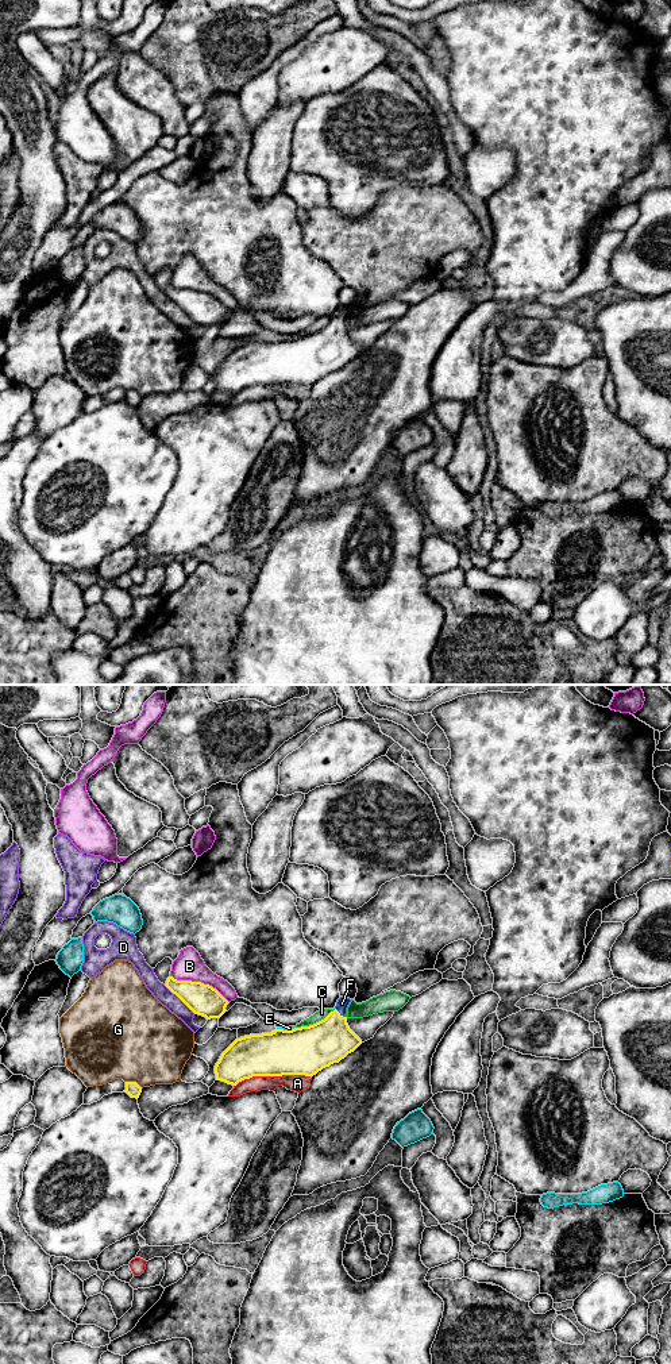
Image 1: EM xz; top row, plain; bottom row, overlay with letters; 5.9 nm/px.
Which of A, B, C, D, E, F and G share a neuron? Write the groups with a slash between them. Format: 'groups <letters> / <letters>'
groups A / B / C / D / E / F / G

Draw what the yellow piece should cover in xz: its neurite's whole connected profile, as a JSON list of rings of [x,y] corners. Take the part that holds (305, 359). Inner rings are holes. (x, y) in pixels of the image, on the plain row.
[[[340,305],[335,319],[324,328],[292,339],[275,338],[271,342],[250,343],[236,347],[215,374],[216,389],[236,394],[252,385],[305,384],[313,385],[325,375],[339,371],[354,361],[362,348],[347,332],[347,316],[352,308]]]

